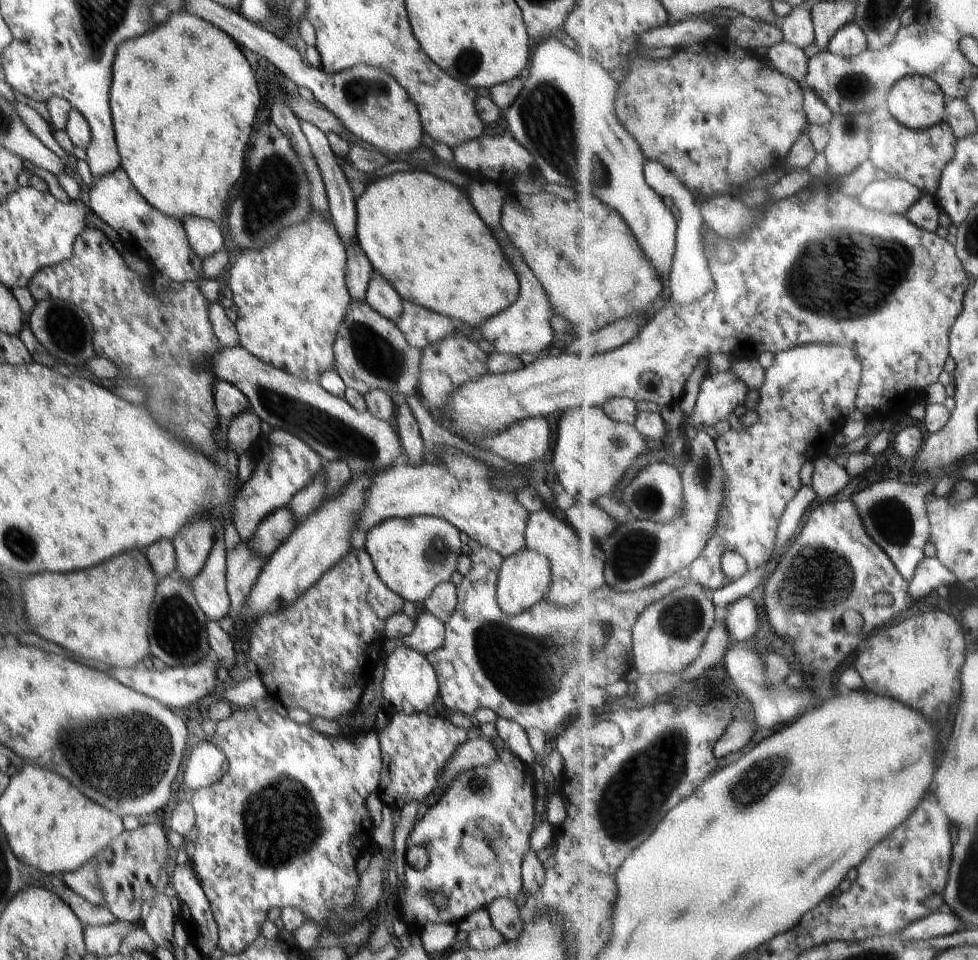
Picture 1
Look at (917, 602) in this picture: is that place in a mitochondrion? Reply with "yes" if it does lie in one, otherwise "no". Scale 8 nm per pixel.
no

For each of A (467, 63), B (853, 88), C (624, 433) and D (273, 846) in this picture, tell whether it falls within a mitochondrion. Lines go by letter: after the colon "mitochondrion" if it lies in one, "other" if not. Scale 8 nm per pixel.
A: mitochondrion
B: mitochondrion
C: other
D: mitochondrion

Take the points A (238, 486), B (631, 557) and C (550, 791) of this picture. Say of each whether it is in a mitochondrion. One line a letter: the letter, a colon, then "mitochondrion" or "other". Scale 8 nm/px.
A: other
B: mitochondrion
C: other

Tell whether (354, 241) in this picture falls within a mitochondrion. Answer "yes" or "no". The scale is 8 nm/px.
no

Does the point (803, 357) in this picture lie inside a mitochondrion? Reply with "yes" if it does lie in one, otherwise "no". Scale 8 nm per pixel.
no

